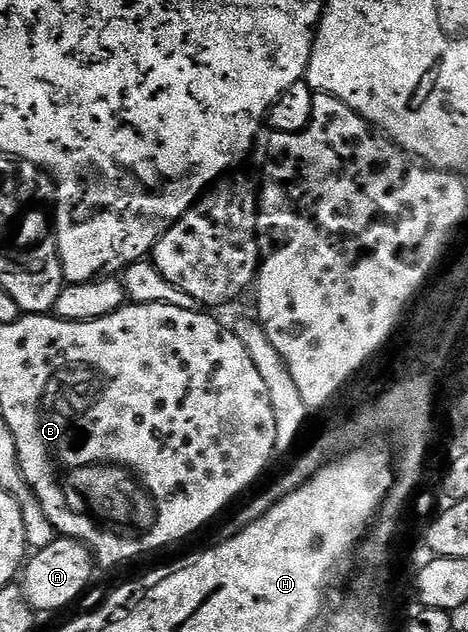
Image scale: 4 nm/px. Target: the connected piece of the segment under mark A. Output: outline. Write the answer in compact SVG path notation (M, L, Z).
M56 536L49 547L34 550L24 564L21 570L23 597L40 614L63 609L86 591L87 584L91 581L91 565L93 566L93 554L86 545L71 537Z

